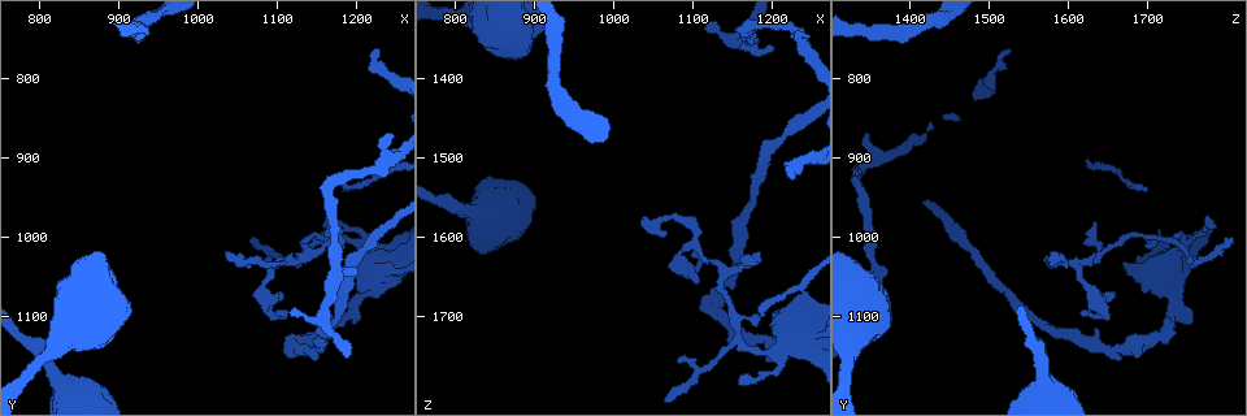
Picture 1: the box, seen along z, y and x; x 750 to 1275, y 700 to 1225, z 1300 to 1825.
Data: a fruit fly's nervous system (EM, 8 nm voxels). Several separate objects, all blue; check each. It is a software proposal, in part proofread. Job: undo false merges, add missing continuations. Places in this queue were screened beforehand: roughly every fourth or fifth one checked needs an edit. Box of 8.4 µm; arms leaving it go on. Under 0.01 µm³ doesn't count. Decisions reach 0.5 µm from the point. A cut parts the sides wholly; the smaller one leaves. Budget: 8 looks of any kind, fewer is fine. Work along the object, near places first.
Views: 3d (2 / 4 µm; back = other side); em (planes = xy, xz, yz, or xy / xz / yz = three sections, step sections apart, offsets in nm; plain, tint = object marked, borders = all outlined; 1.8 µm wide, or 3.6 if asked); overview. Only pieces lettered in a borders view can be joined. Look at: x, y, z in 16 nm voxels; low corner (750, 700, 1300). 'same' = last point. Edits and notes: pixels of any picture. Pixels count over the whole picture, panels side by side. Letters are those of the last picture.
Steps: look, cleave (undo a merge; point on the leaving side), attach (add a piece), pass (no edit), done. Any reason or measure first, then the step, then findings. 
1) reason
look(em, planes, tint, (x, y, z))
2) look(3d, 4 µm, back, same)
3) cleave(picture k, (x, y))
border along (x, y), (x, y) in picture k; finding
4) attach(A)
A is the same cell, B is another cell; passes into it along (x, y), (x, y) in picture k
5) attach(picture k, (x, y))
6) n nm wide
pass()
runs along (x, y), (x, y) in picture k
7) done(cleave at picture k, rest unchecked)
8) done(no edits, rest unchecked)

calibre changes
look(em, 3.6 µm, planes, borders, (830, 1185, 1570))

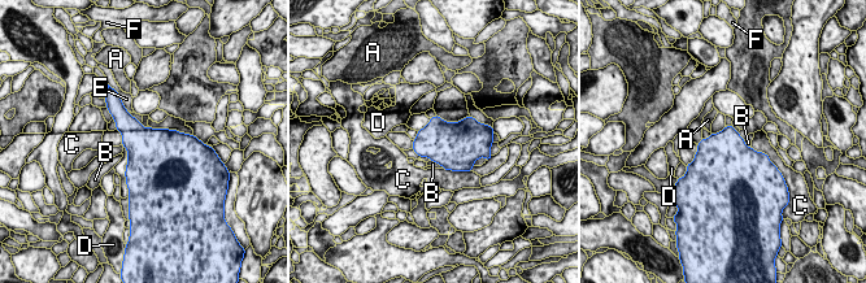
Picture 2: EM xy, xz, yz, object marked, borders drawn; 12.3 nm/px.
pass()
A, B, C, D, E and F are other cells; border along (726, 126), (712, 133) in picture 2; all the same neuron

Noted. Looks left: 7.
thin end
look(em, planes, plain, (1100, 1100, 1615))

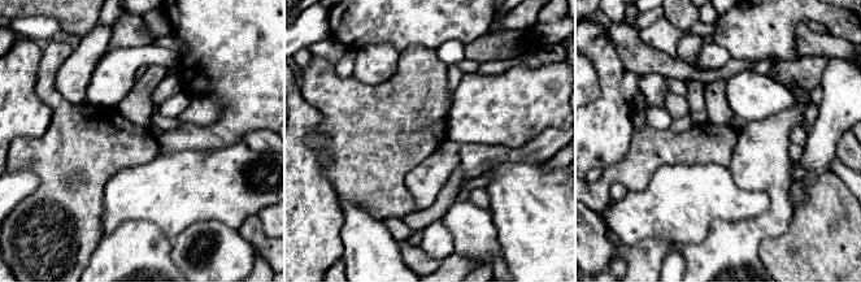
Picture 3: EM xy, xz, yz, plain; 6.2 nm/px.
look(em, planes, borders, same)

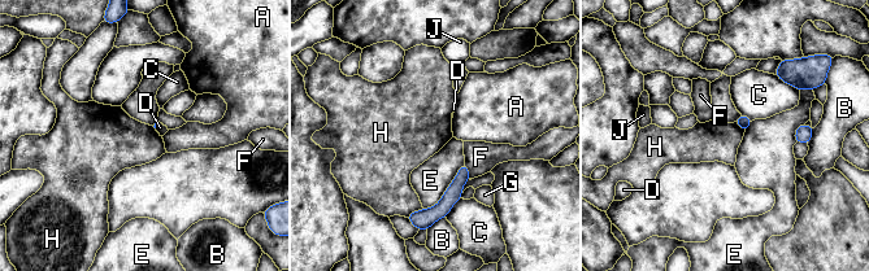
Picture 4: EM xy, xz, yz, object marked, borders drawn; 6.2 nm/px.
pass()
A, B, C, D, E, F, G, H and J are other cells; no lettered piece goes on from it

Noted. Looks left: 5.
tapers out
look(em, planes, borders, (1180, 980, 1630))

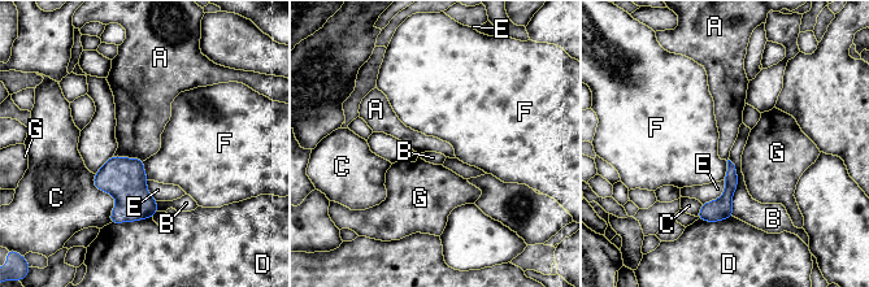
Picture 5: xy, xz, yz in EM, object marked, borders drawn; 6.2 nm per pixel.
pass()
A, B, C, D, E, F and G are other cells; runs along (730, 166), (728, 195), (702, 216) in picture 5; none of them fits

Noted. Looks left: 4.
tapers out
look(3d, 2 µm, (1085, 1030, 1750))

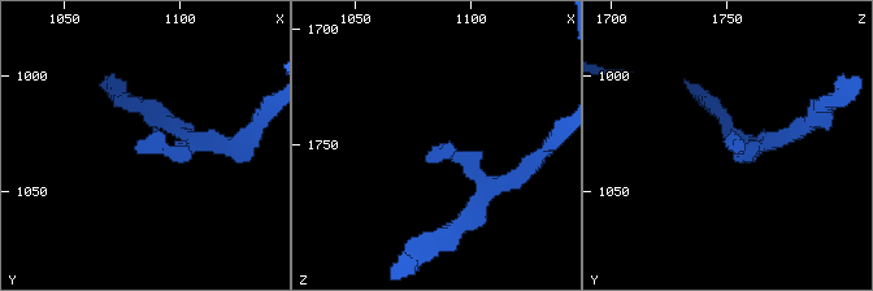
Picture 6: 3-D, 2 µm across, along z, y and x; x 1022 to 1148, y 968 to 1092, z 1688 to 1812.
look(em, planes, borders, (1081, 1029, 1755))

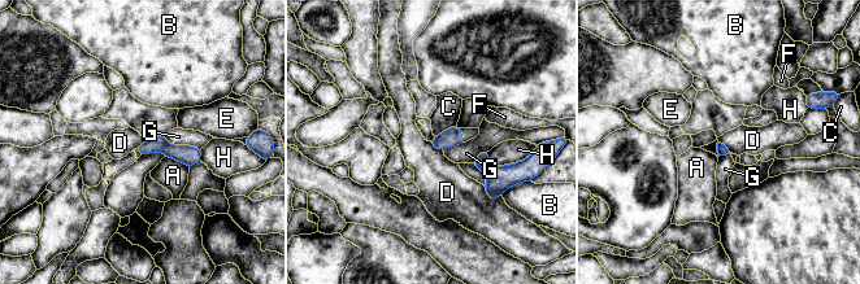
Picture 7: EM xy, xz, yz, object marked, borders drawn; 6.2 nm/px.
pass()
A, B, C, D, E, F, G and H are other cells; runs along (140, 149), (165, 147), (198, 158) in picture 7; no lettered piece goes on from it

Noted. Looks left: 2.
done(no edits, rest unchecked)

